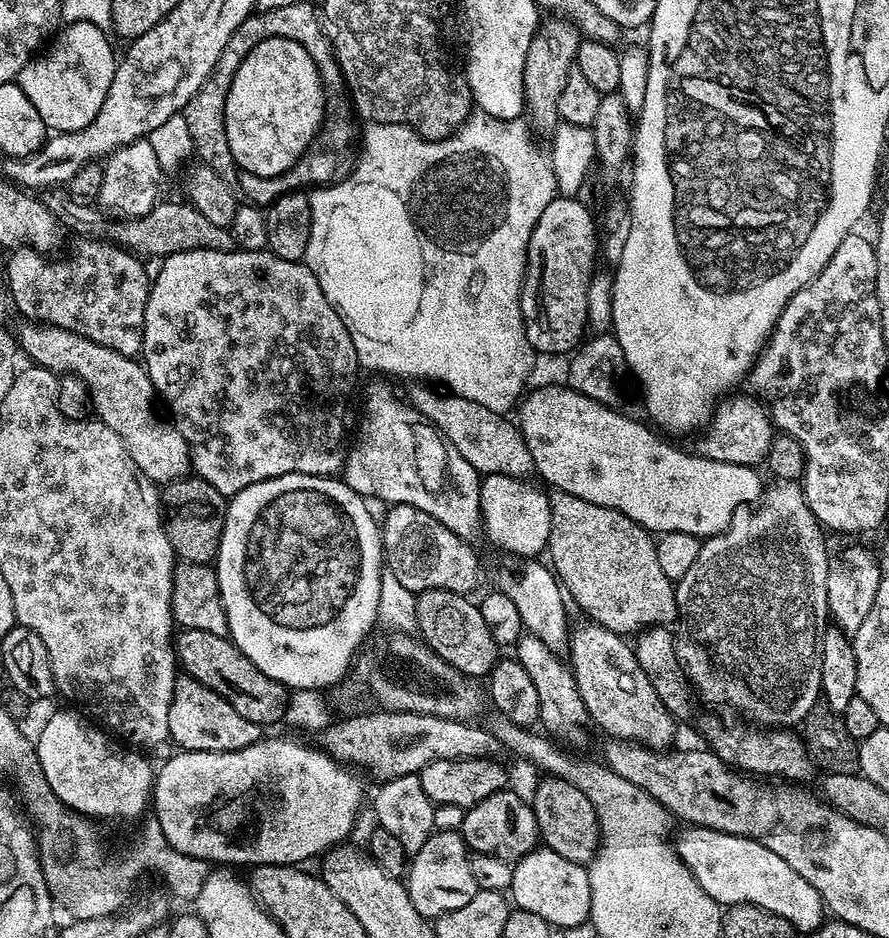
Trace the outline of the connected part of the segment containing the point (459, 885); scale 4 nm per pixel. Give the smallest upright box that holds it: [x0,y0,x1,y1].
[406,831,478,918]

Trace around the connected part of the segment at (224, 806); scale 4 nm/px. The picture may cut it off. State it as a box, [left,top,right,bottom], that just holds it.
[151,736,364,868]

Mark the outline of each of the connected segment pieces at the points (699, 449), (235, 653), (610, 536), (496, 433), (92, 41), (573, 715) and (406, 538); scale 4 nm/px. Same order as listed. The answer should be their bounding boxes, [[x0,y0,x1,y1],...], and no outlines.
[[695,395,778,466],[174,628,286,726],[546,491,677,634],[407,382,535,480],[18,21,118,132],[514,634,590,746],[382,504,480,596]]

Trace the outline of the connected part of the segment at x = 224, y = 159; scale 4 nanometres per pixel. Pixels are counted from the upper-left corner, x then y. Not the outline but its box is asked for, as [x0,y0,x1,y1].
[183,11,262,182]

